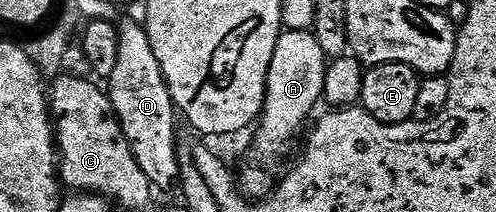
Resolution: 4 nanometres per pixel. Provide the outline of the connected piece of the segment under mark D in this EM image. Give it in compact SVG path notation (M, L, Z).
M140 19L125 20L116 25L118 32L119 54L115 70L107 79L109 101L113 104L115 114L131 142L131 152L139 162L143 174L153 183L154 189L169 188L178 183L179 158L177 157L177 105L171 98L171 90L165 81L159 58L151 50L151 38Z

